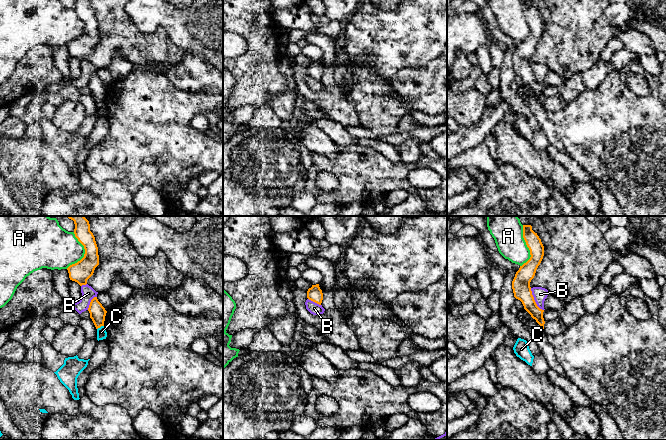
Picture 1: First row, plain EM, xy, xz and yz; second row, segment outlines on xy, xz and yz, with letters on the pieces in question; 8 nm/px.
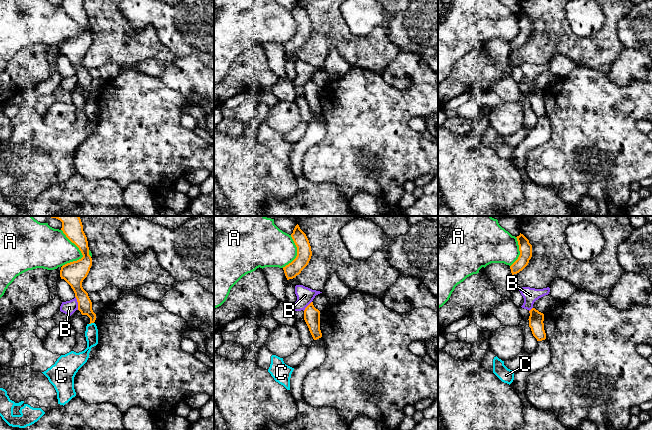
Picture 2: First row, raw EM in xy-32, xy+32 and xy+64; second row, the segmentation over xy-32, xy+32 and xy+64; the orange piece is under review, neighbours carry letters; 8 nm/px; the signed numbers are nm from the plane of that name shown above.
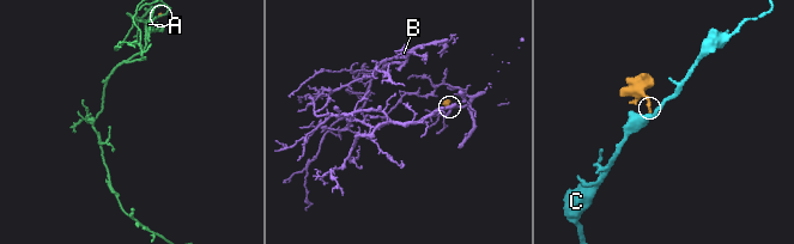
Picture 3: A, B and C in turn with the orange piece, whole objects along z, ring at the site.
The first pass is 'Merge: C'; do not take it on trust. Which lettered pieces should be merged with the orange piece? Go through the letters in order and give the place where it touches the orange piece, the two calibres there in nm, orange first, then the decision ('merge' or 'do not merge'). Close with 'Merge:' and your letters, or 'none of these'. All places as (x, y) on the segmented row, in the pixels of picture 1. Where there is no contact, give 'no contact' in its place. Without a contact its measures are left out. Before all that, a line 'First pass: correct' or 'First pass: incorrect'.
First pass: incorrect
A: yz (527, 246) | 140/260 nm | do not merge
B: yz (534, 300) | 140/110 nm | do not merge
C: xy (100, 326) | 130/80 nm | do not merge
Merge: none of these

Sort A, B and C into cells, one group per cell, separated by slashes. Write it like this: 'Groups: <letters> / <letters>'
Groups: A / B / C

